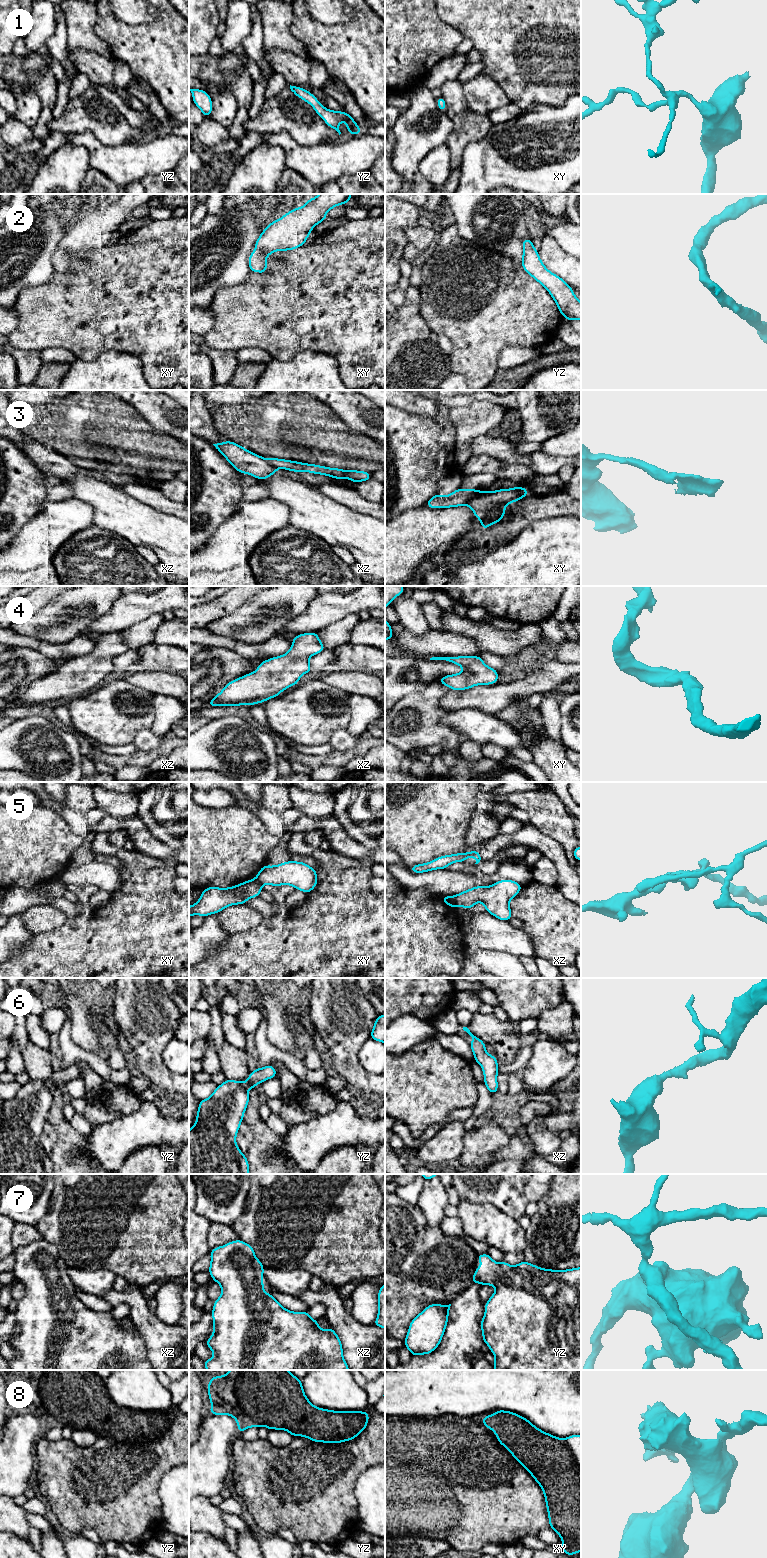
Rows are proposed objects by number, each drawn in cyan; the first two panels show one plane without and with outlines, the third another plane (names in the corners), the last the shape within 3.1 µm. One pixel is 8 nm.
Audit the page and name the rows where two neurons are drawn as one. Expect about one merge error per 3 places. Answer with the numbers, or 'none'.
3, 5

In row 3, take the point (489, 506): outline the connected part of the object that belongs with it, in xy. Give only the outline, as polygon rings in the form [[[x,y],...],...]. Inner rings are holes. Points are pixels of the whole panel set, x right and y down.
[[[525,487],[500,489],[497,491],[479,491],[466,504],[481,521],[481,527],[485,530],[492,524],[499,523],[505,516],[505,507],[515,501],[528,496]]]

